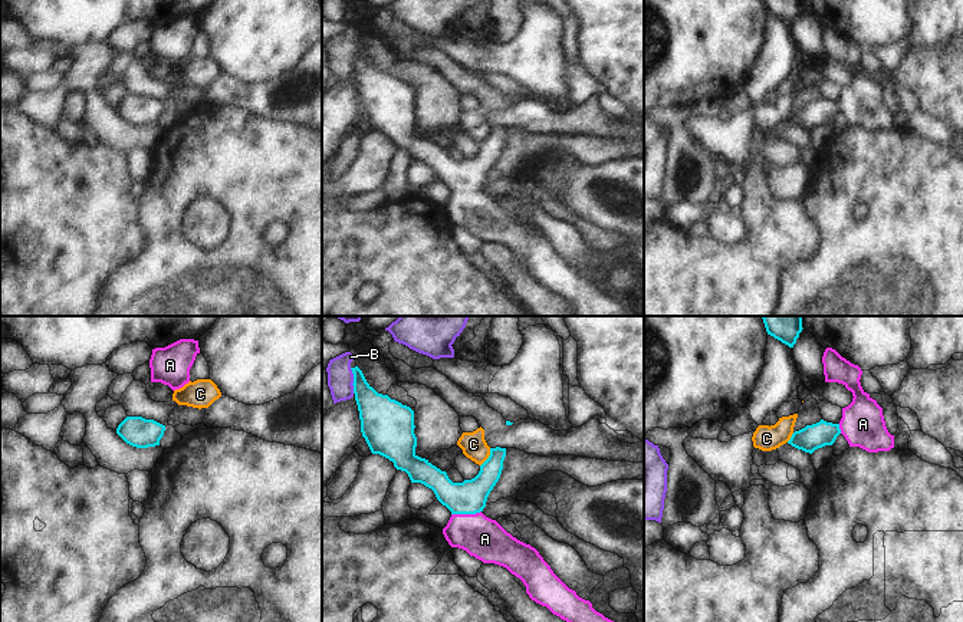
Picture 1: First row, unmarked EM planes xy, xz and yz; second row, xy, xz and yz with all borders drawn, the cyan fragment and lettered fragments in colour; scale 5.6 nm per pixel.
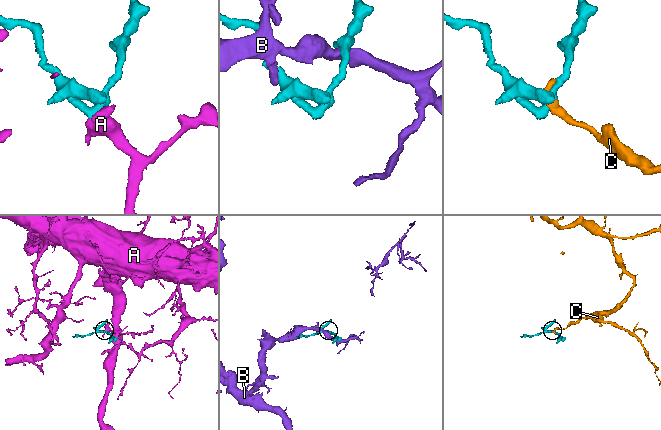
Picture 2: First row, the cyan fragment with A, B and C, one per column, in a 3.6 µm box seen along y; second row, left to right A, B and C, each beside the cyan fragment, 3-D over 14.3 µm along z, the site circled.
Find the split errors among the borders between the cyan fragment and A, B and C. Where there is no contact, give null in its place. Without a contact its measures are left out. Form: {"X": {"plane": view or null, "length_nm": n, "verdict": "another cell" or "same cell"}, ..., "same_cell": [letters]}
{"A": {"plane": "xz", "length_nm": 170, "verdict": "same cell"}, "B": {"plane": "xz", "length_nm": 150, "verdict": "another cell"}, "C": {"plane": "xz", "length_nm": 120, "verdict": "another cell"}, "same_cell": ["A"]}

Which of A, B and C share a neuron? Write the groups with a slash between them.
A / B / C

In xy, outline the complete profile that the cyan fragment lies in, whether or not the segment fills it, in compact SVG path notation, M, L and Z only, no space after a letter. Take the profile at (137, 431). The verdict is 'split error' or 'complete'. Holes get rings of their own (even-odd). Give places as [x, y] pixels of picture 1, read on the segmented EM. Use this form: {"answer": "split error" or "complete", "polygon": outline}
{"answer": "complete", "polygon": "M126 417L116 428L116 434L137 448L160 445L164 431L165 425L142 417Z"}

